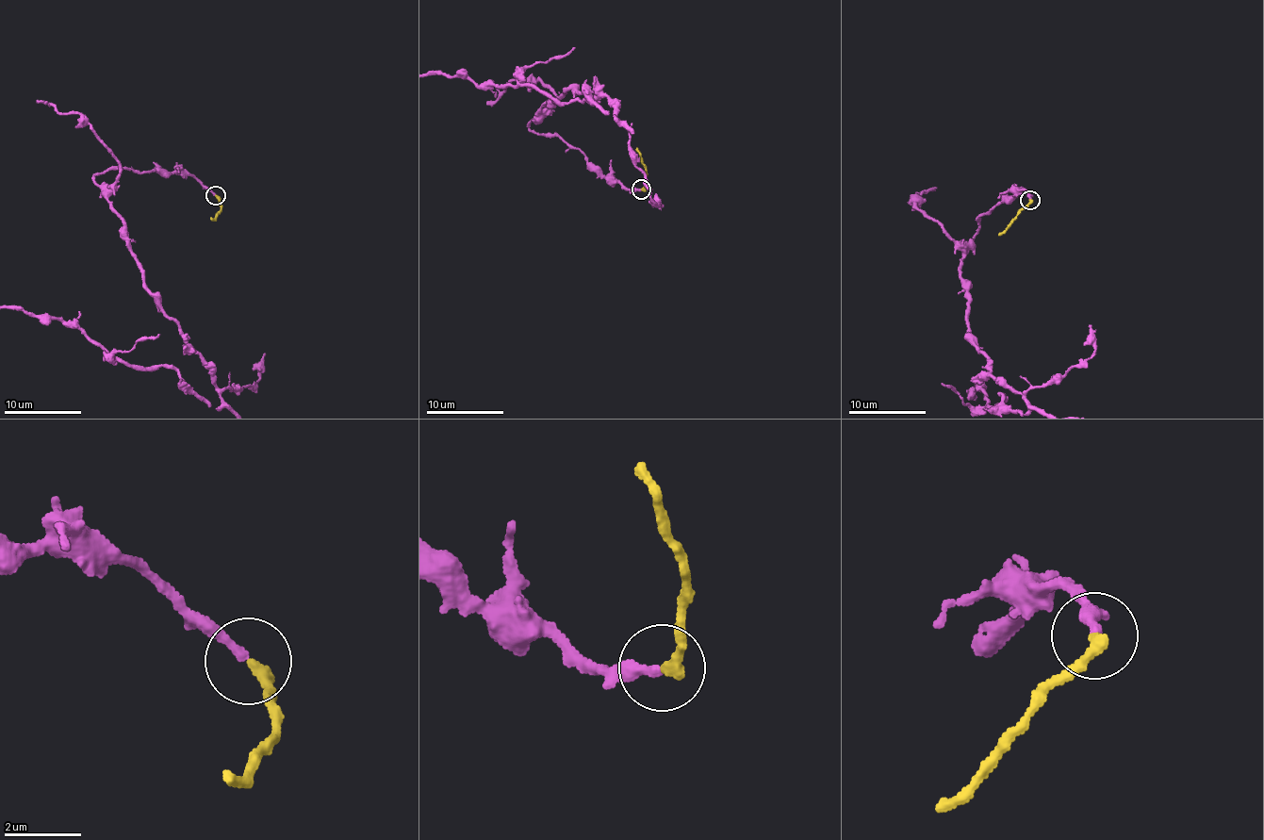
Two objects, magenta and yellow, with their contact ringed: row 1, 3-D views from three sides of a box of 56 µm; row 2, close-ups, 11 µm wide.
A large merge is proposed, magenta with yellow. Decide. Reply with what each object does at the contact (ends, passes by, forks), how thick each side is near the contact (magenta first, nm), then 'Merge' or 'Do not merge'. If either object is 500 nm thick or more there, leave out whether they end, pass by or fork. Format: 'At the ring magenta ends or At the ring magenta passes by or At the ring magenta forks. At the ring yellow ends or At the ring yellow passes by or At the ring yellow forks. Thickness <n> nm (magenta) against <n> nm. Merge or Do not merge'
At the ring magenta ends. At the ring yellow ends. Thickness 240 nm (magenta) against 340 nm. Merge

